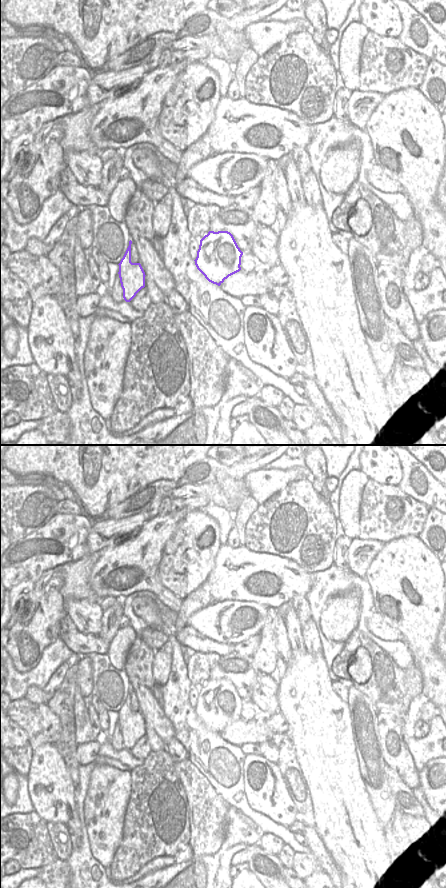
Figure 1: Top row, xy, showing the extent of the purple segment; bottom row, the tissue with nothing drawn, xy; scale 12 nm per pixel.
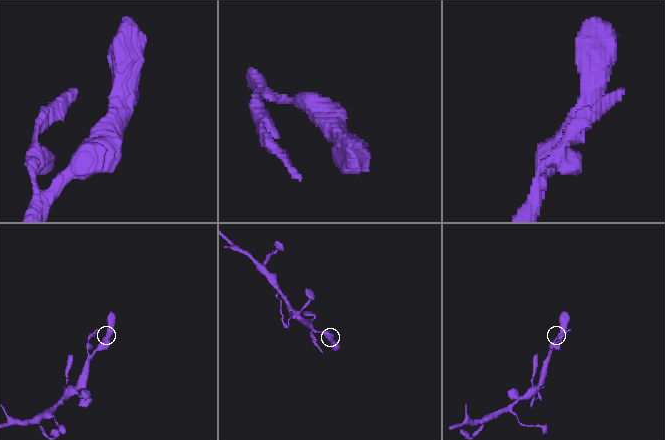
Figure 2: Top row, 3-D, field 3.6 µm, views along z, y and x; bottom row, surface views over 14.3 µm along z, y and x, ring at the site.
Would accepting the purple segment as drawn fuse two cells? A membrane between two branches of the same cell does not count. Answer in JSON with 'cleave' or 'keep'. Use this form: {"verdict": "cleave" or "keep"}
{"verdict": "keep"}

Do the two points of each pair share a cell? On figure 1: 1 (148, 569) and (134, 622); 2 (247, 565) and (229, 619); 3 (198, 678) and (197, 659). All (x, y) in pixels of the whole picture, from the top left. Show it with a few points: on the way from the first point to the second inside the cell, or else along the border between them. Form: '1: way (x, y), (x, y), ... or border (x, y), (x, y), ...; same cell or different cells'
1: border (150, 591), (134, 591), (123, 598); different cells
2: border (258, 603), (223, 600), (212, 604); different cells
3: way (198, 673), (198, 664); same cell

